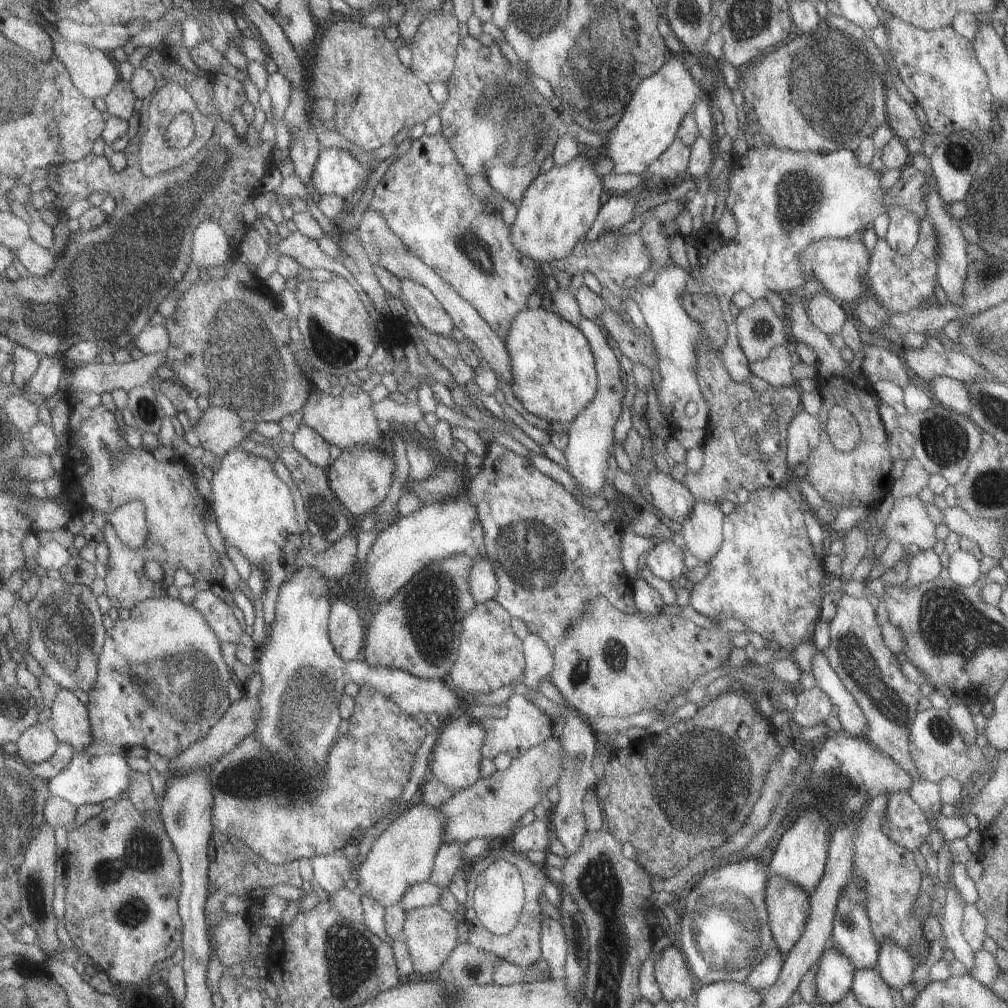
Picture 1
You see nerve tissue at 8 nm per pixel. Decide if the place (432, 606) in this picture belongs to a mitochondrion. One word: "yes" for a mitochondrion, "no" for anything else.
yes

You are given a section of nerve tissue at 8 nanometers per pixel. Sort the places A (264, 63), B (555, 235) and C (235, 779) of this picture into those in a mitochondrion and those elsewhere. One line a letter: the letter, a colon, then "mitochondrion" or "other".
A: other
B: other
C: mitochondrion

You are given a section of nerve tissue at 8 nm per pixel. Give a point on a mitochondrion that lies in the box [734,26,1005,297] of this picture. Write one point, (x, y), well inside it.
(846, 77)

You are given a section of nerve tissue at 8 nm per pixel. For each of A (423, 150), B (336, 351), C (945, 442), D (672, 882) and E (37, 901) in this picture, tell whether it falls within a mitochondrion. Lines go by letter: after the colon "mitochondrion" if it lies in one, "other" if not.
A: other
B: mitochondrion
C: mitochondrion
D: other
E: mitochondrion

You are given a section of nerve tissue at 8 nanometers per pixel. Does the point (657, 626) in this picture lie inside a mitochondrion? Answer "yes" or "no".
no

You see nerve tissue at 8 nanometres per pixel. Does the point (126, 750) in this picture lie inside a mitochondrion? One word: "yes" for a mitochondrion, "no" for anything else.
no

